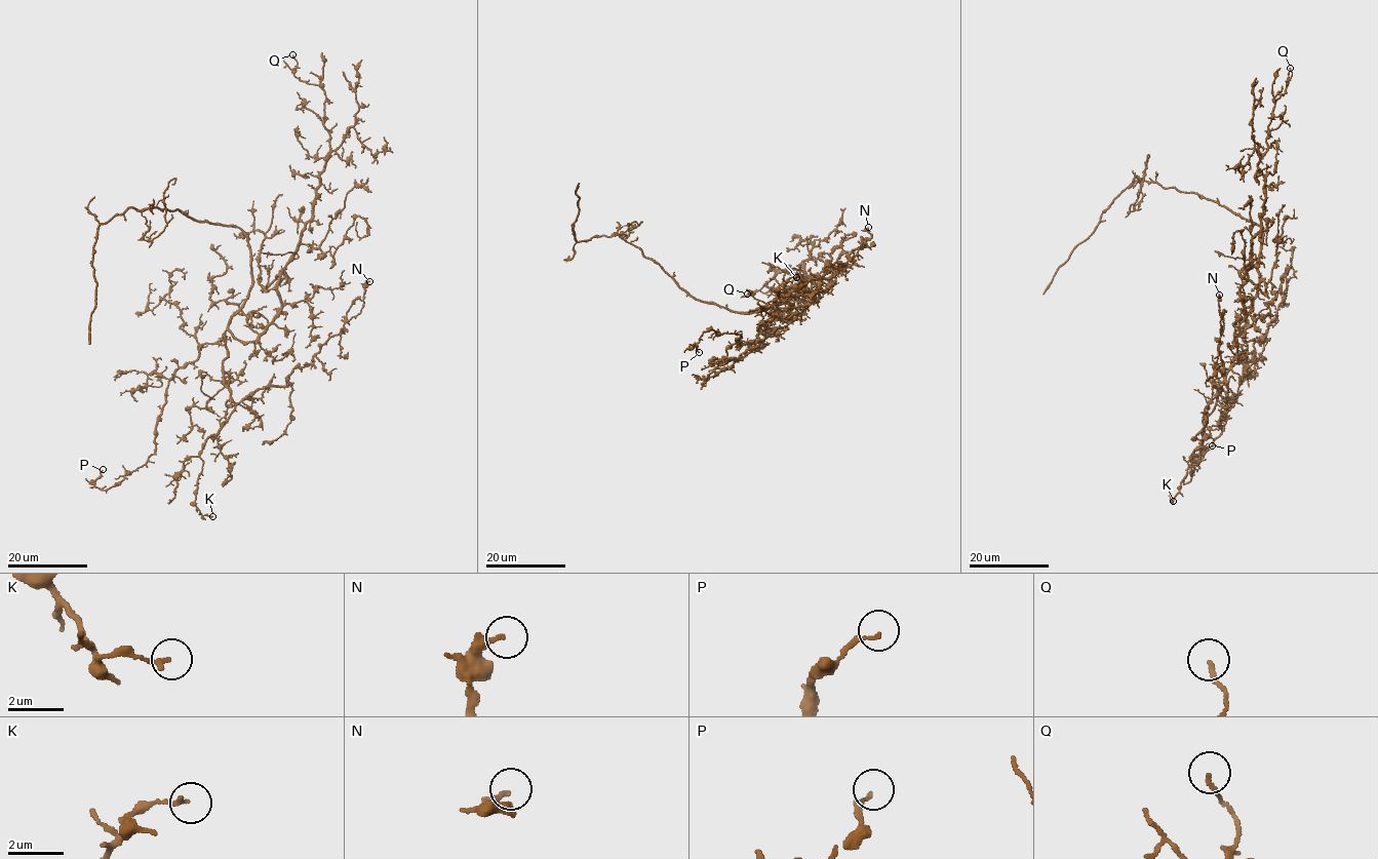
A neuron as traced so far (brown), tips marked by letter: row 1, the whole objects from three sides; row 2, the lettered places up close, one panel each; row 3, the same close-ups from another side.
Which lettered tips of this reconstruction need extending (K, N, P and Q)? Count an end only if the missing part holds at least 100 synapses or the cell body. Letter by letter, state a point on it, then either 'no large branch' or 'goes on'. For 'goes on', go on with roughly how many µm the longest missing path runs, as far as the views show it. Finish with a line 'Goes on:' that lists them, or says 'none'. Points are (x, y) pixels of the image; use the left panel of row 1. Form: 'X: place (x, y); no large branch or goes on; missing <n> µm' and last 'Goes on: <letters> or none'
K: place (212, 516); no large branch
N: place (369, 281); no large branch
P: place (103, 469); no large branch
Q: place (292, 54); no large branch
Goes on: none

